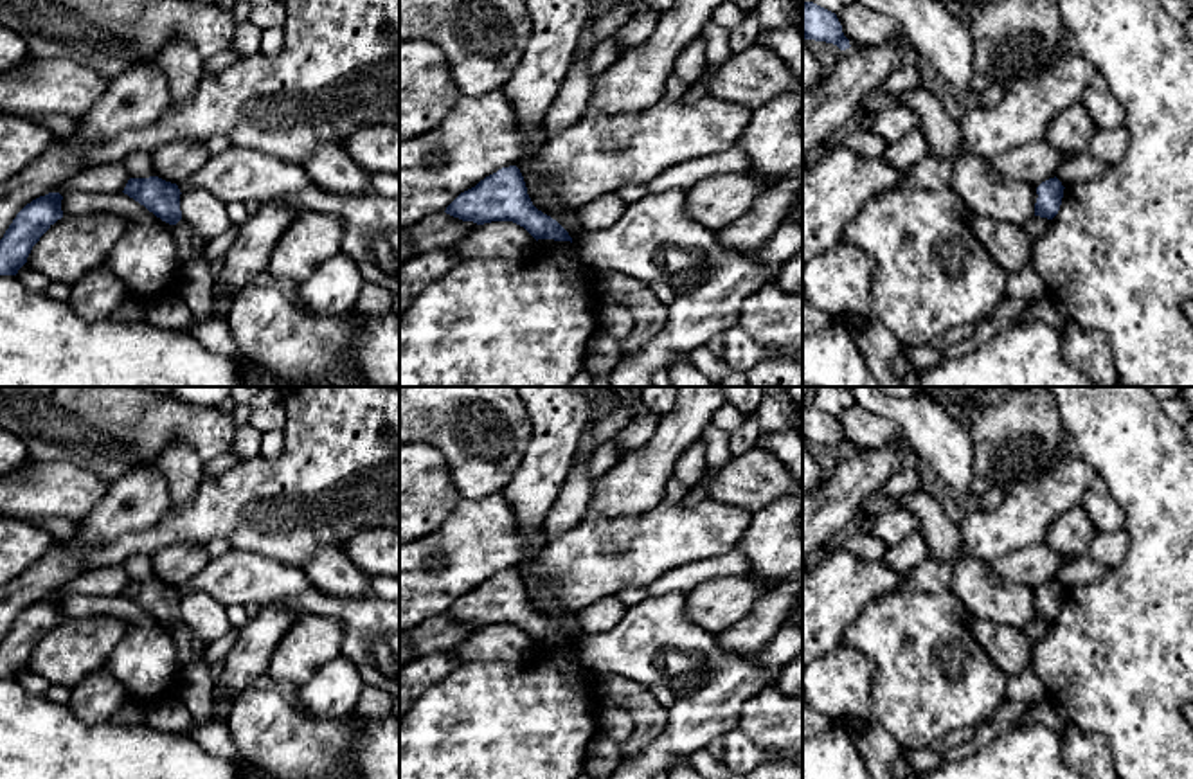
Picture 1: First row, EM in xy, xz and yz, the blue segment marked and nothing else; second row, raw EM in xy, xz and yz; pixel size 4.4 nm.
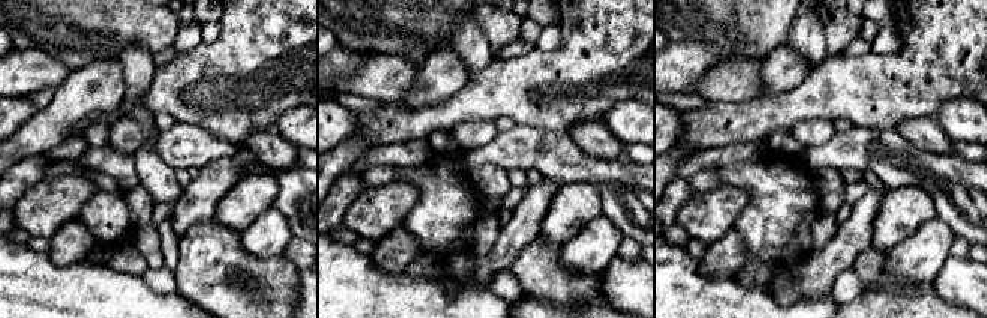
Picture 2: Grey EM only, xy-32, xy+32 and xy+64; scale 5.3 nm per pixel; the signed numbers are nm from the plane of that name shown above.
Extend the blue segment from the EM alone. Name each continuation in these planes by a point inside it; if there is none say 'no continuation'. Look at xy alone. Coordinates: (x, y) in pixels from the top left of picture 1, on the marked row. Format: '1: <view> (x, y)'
no continuation

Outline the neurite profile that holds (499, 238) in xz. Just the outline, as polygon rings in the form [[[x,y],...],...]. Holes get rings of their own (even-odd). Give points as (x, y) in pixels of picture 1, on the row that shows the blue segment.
[[[491,221],[479,225],[470,236],[459,239],[448,250],[461,257],[522,257],[536,246],[536,239],[513,221]]]

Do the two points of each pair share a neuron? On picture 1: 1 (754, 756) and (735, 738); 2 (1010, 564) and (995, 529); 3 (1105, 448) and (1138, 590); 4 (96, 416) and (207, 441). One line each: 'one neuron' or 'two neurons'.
1: one neuron
2: two neurons
3: one neuron
4: one neuron

